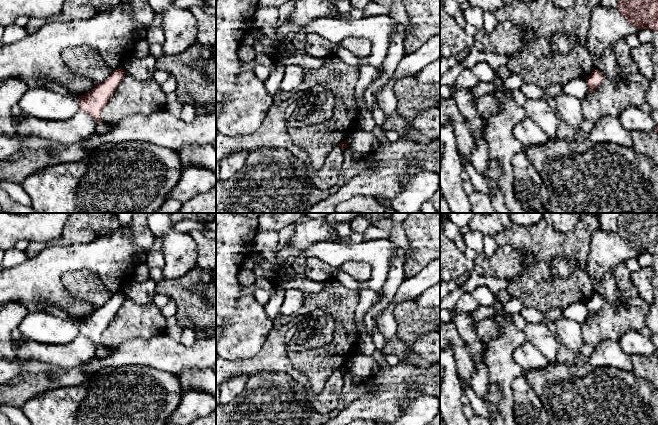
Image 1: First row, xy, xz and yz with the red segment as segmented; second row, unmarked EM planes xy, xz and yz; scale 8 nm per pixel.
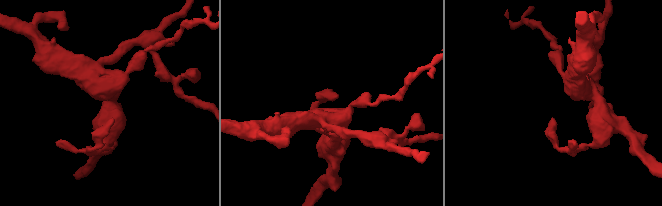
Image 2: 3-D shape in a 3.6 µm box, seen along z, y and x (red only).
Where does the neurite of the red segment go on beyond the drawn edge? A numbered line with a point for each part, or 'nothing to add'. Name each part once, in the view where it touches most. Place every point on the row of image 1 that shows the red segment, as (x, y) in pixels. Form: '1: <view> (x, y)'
nothing to add

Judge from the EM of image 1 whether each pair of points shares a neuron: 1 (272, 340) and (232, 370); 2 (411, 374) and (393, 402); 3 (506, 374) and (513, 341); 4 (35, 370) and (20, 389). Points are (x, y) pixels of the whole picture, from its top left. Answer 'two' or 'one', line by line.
1: one
2: one
3: one
4: one

